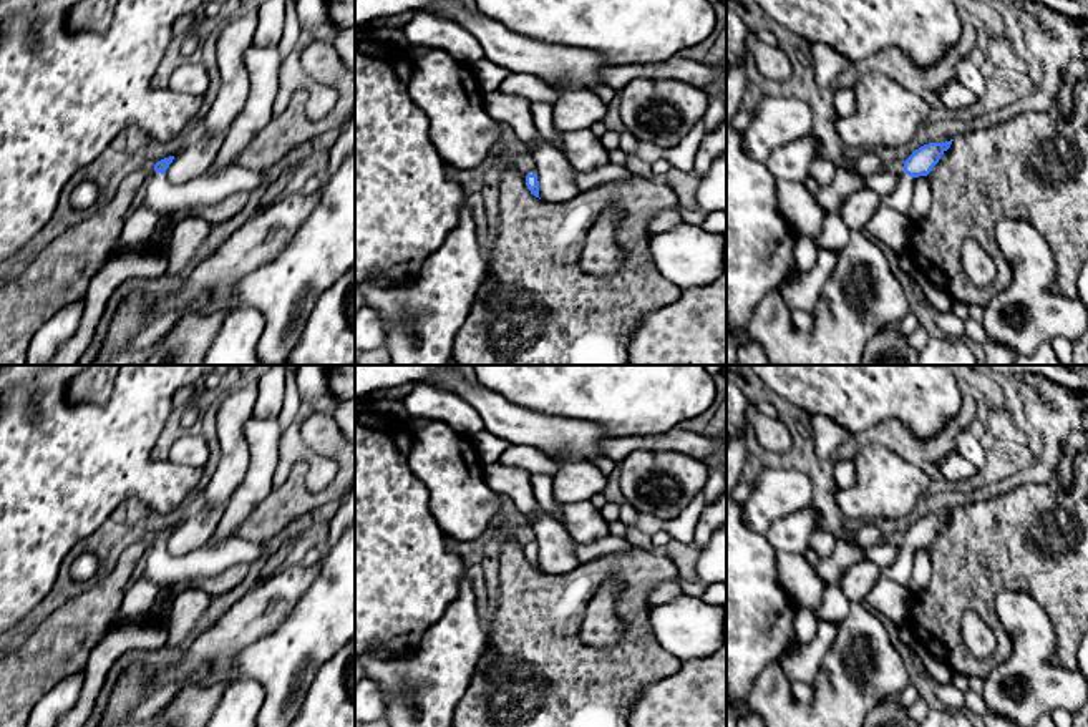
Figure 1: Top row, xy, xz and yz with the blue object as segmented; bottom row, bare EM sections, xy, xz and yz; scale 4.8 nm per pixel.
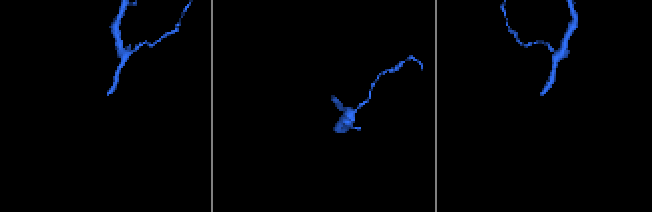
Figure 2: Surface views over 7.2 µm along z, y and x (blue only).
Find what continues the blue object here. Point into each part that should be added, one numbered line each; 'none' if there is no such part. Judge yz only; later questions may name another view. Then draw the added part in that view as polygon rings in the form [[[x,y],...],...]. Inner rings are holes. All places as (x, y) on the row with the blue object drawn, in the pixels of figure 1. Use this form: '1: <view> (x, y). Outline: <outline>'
1: yz (899, 200). Outline: [[[904,173],[899,178],[899,183],[896,184],[894,191],[881,198],[881,201],[891,209],[906,216],[907,211],[911,209],[912,198],[914,198],[914,179],[912,176]]]

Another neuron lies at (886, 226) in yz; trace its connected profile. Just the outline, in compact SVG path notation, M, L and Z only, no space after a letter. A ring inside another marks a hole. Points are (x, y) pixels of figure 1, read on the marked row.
M882 201L866 226L866 232L877 242L891 247L899 257L911 254L912 224L909 219L886 206Z

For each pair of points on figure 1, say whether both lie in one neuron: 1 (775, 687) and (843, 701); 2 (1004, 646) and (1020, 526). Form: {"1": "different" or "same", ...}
{"1": "same", "2": "same"}

